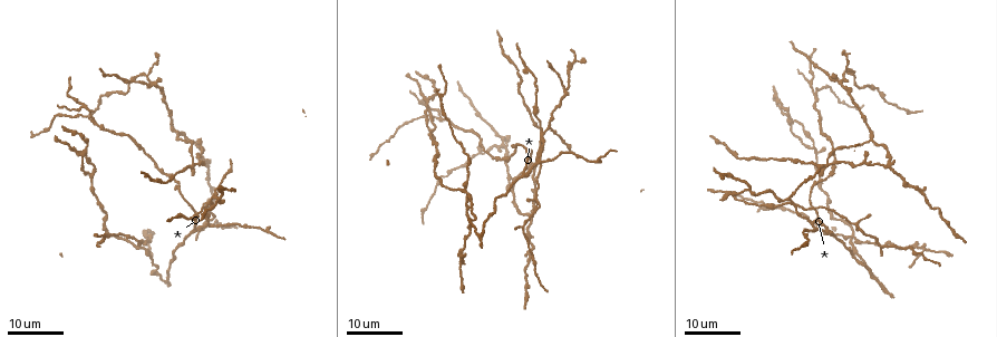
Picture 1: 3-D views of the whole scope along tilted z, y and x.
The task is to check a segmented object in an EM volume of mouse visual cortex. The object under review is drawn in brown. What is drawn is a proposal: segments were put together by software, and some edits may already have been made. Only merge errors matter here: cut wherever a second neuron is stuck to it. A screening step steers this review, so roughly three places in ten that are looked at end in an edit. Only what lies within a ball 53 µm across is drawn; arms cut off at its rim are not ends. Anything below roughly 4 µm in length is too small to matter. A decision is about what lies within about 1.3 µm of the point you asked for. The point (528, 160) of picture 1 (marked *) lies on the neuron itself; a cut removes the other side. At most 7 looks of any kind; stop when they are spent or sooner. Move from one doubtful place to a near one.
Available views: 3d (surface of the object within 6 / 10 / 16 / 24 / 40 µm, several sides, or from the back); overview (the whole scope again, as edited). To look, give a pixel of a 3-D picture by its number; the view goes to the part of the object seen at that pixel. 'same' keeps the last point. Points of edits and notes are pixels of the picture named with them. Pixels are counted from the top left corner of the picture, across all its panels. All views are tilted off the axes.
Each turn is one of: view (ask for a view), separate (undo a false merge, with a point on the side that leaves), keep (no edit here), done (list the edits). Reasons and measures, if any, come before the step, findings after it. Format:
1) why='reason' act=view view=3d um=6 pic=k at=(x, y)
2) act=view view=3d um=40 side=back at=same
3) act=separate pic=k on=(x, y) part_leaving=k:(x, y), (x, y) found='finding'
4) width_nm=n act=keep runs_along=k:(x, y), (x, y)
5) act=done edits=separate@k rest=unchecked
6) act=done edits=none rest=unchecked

why='thin arm on a thick one' act=view view=3d um=16 pic=1 at=(221, 198)

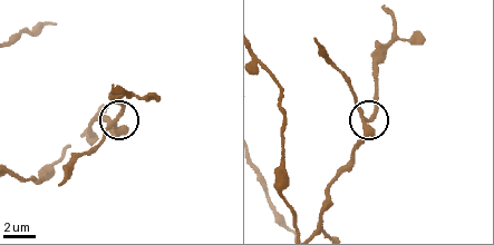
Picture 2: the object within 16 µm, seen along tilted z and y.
why='zoom in' act=view view=3d um=10 pic=2 at=(112, 123)

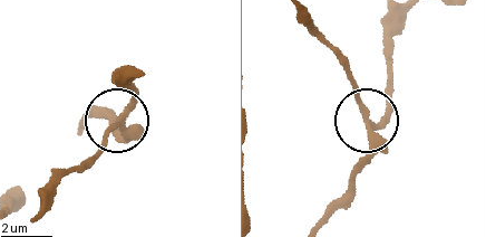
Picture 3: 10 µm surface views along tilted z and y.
width_nm=230 act=keep found='all the same neuron'

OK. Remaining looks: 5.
why='three-way junction' act=view view=3d um=16 pic=1 at=(538, 160)

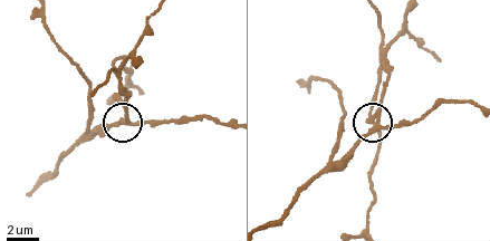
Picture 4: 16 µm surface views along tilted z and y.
act=view view=3d um=10 pic=4 at=(128, 121)

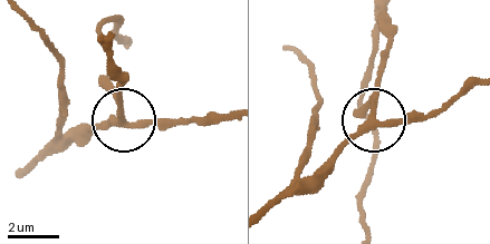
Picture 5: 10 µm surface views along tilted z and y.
side_arm_um=17 arms=3 act=keep found='one neuron here'

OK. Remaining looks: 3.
why='four or more arms meet' act=view view=3d um=16 pic=1 at=(143, 248)

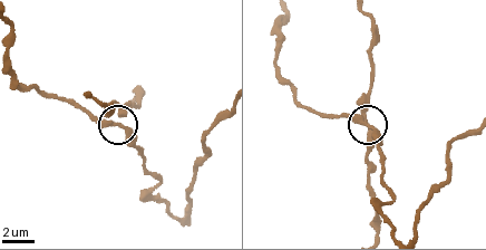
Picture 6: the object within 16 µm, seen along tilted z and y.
act=view view=3d um=6 pic=6 at=(120, 126)

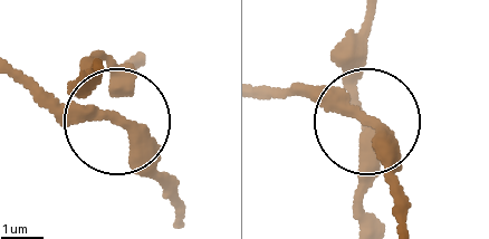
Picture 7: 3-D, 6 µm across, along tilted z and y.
arms=4 act=keep runs_along=7:(406, 221), (356, 94) found='continuous, no second neuron'

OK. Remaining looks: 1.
act=done edits=none rest=unchecked

